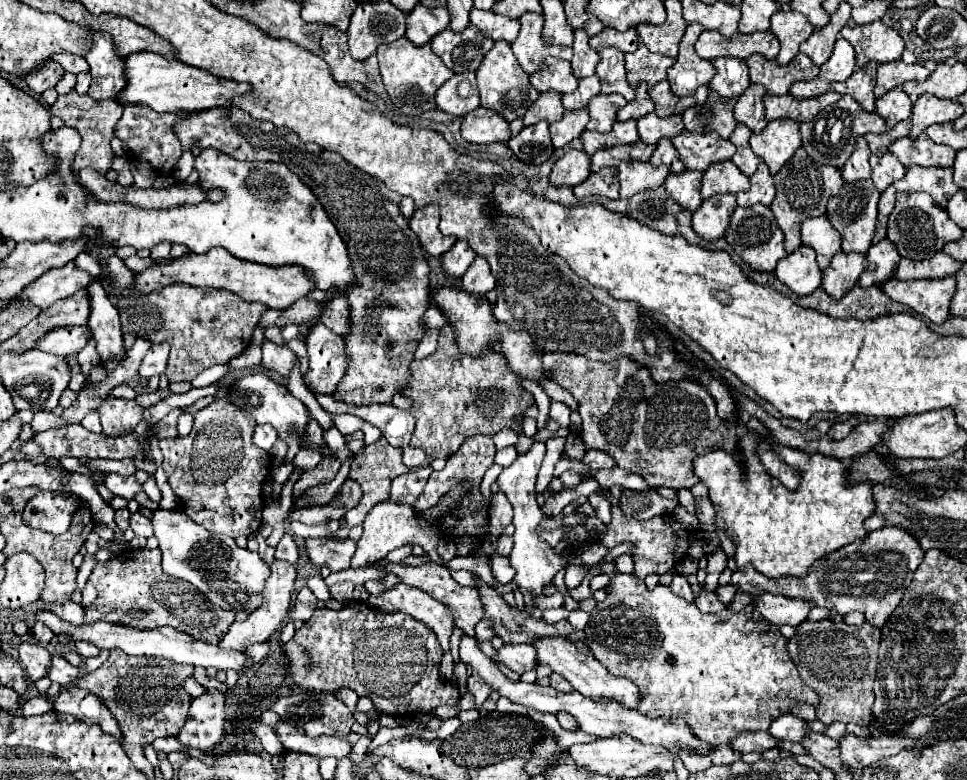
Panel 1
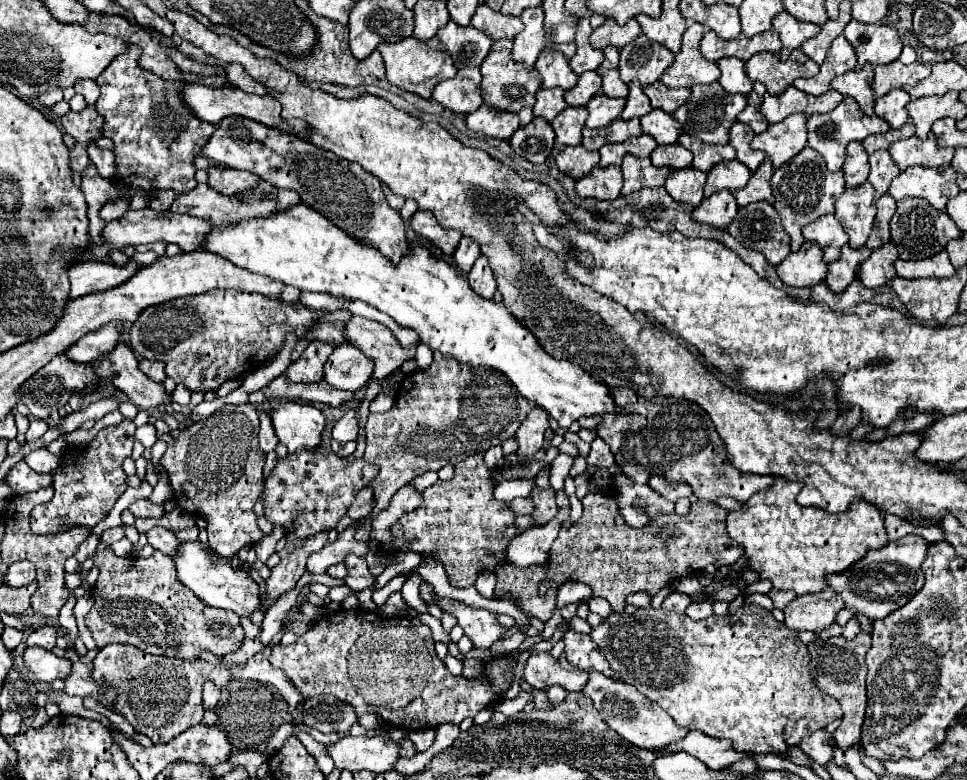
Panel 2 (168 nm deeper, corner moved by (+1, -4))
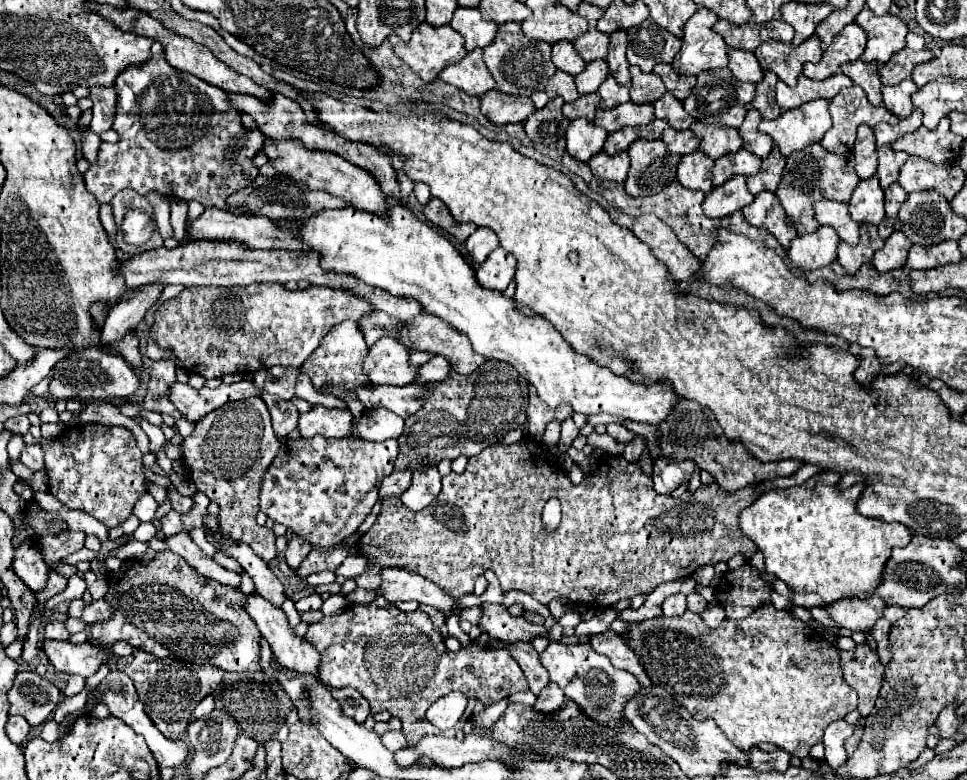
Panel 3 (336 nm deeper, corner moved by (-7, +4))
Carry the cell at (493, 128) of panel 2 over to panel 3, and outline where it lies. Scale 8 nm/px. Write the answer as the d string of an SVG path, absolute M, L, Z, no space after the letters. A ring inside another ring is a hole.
M496 89L480 97L480 109L482 109L482 115L488 117L494 125L524 123L536 111L530 97L504 95Z

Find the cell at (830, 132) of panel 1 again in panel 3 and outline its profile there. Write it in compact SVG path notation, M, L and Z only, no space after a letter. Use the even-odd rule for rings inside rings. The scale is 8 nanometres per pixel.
M856 85L842 89L832 101L830 101L830 115L832 115L832 129L826 131L822 137L824 149L836 155L850 155L856 129L864 125L878 125L878 123L890 123L896 125L900 121L894 113L890 113L884 105L874 107L868 103L864 91Z

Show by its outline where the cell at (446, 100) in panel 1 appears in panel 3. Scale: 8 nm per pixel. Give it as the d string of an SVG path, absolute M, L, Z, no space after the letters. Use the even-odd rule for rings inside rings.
M470 51L466 57L454 65L448 65L438 75L444 83L450 83L458 89L462 89L466 95L480 97L486 91L494 89L494 79L486 69L486 63L482 59L482 51Z

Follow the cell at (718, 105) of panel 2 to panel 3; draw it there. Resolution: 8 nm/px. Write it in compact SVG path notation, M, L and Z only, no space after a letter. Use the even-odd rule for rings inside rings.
M714 69L704 71L698 75L696 89L692 89L690 97L684 99L684 109L700 123L706 125L726 125L738 129L746 117L746 103L750 103L754 97L754 83L742 83L738 81L732 71L726 69Z

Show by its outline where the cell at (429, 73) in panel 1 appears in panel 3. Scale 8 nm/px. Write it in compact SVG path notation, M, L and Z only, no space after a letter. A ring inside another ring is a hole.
M422 23L420 27L414 29L412 39L410 39L408 43L404 43L404 41L402 41L400 37L396 37L396 35L390 35L388 41L392 43L394 53L396 53L416 75L420 75L420 79L422 79L424 83L432 83L446 65L458 63L458 61L466 55L466 49L464 49L464 45L462 45L462 43L464 43L464 41L462 41L462 35L460 35L458 31L454 31L450 25L442 25L442 27L436 29L436 27L430 27L428 23Z

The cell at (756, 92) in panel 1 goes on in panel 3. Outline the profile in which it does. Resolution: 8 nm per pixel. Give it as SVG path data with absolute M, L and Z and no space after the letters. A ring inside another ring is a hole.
M766 71L764 79L756 85L756 97L746 105L748 109L758 109L764 119L776 119L782 109L774 101L774 85L778 83L776 73Z

